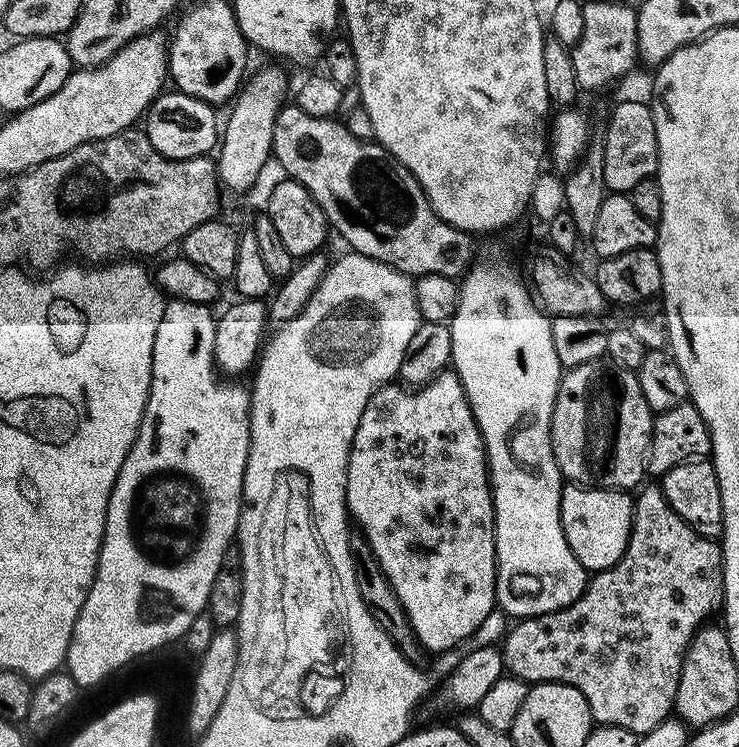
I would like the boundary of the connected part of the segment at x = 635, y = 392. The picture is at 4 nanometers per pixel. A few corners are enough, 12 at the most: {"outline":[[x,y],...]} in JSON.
{"outline":[[567,369],[552,415],[561,477],[635,489],[654,413],[633,369]]}

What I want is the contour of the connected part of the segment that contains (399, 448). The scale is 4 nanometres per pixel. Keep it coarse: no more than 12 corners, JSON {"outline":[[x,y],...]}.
{"outline":[[455,371],[370,398],[348,515],[432,654],[497,607]]}

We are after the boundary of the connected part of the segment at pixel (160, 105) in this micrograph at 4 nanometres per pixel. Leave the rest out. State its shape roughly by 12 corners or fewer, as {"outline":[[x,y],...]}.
{"outline":[[179,90],[157,96],[142,128],[167,160],[217,147],[217,109]]}

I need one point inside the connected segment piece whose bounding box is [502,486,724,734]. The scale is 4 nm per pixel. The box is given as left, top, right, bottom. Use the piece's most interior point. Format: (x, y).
(622, 642)

